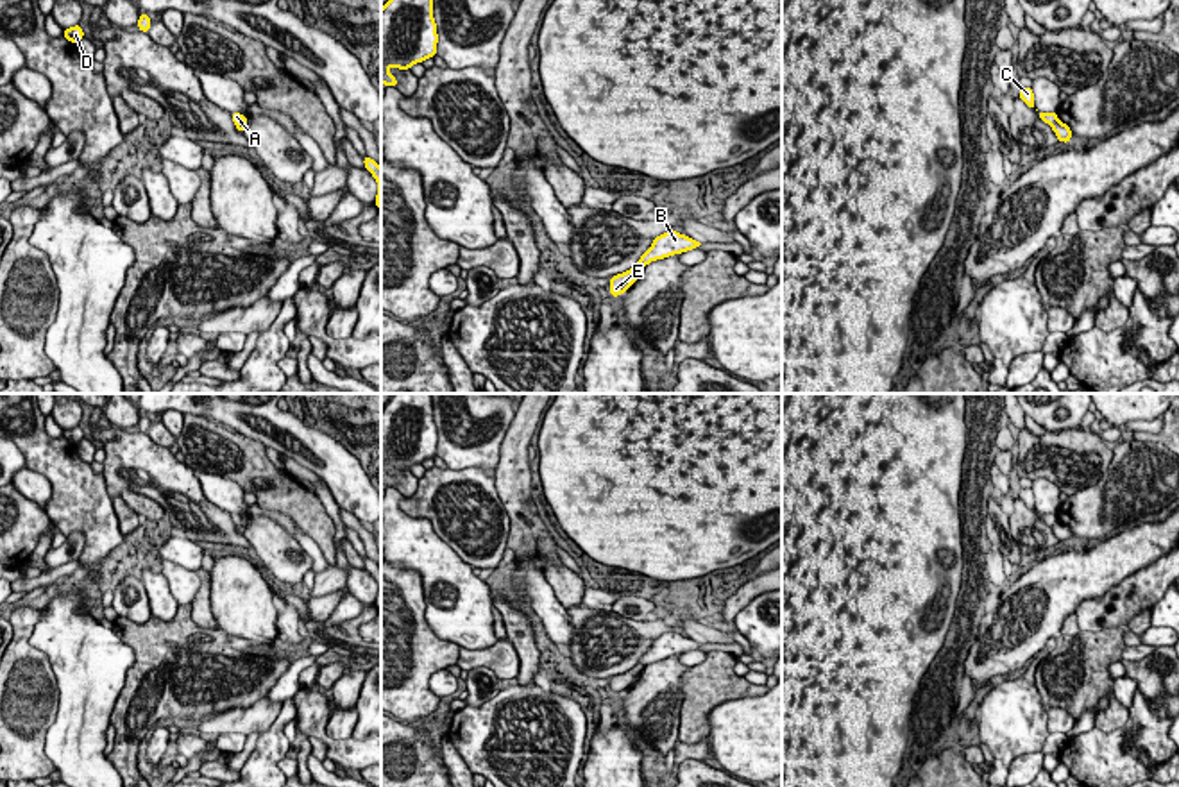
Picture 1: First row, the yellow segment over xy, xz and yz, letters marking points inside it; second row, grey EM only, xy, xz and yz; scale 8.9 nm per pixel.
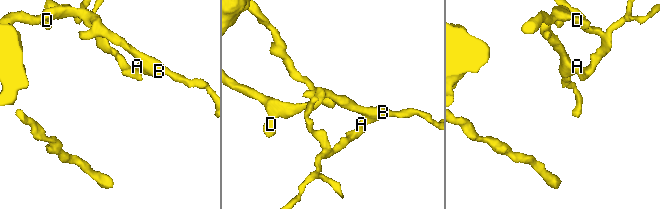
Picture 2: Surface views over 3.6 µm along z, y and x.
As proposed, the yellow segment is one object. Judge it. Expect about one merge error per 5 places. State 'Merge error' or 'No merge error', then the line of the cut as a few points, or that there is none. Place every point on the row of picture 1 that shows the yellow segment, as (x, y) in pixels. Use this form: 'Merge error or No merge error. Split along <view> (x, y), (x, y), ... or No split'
Merge error. Split along yz (1058, 120), (1052, 126)

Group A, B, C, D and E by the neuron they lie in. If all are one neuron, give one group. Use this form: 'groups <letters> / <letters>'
groups A B C D / E

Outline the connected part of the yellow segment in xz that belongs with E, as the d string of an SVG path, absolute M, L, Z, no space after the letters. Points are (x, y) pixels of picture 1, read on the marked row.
M637 263L628 272L610 277L610 295L617 297L624 293L642 274L644 265Z

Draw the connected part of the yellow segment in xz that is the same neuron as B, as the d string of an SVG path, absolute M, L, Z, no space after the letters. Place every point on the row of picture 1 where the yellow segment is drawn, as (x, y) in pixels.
M667 231L653 240L653 245L640 256L639 263L648 265L655 259L664 259L673 254L698 249L701 243L676 231Z

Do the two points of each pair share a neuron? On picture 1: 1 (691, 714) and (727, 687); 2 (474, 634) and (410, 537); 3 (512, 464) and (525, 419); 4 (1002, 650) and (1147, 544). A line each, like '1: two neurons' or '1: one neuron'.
1: one neuron
2: one neuron
3: one neuron
4: one neuron

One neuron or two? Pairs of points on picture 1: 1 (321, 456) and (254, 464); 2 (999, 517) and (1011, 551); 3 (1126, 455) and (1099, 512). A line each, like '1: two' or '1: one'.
1: two
2: one
3: one

